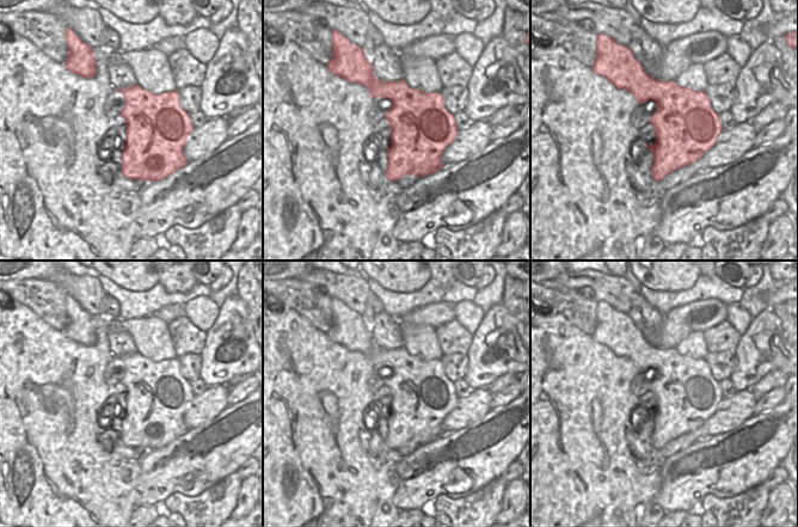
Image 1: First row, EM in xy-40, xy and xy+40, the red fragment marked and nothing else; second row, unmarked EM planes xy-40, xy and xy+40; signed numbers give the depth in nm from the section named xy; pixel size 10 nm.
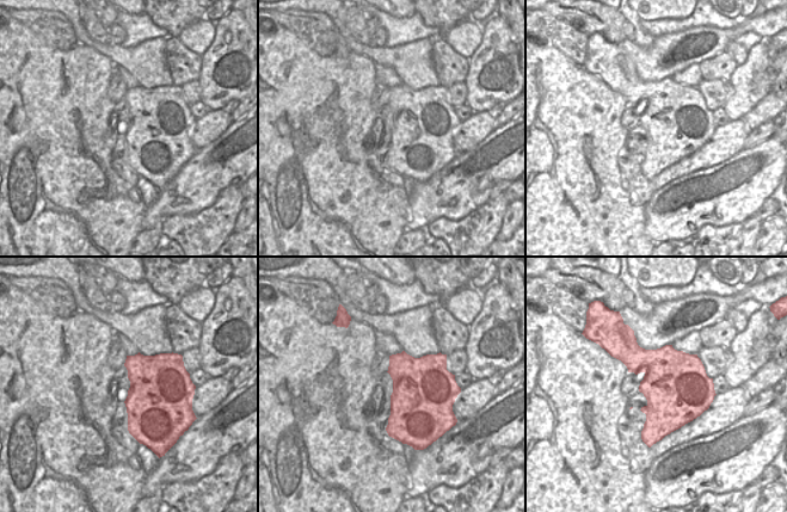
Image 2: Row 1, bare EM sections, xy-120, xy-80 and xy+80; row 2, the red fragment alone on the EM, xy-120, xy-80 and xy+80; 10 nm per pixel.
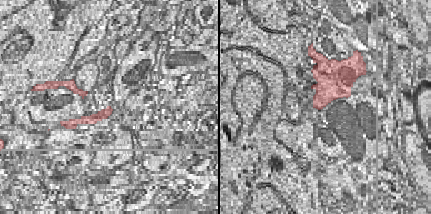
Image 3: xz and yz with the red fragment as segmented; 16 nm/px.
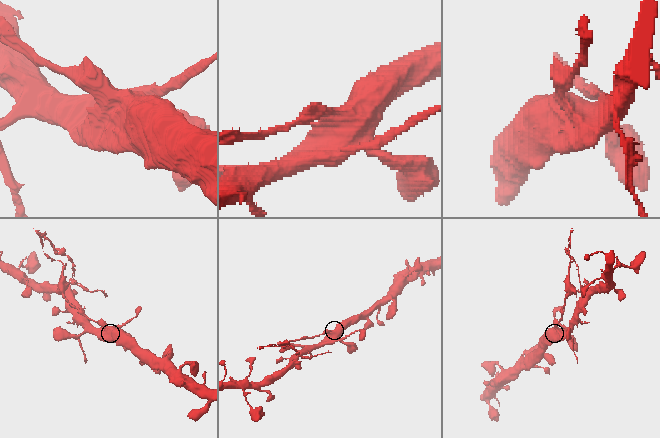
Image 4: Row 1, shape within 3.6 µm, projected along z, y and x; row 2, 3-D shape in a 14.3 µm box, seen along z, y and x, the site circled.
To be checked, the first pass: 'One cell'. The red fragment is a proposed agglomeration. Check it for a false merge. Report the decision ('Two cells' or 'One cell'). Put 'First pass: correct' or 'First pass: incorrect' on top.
First pass: incorrect
Two cells.

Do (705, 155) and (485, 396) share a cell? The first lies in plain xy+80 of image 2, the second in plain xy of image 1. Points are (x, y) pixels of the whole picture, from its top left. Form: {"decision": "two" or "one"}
{"decision": "one"}

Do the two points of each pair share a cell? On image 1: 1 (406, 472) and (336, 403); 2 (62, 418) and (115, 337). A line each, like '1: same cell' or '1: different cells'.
1: different cells
2: different cells

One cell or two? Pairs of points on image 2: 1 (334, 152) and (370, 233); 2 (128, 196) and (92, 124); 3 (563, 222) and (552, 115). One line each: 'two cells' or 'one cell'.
1: one cell
2: one cell
3: one cell

